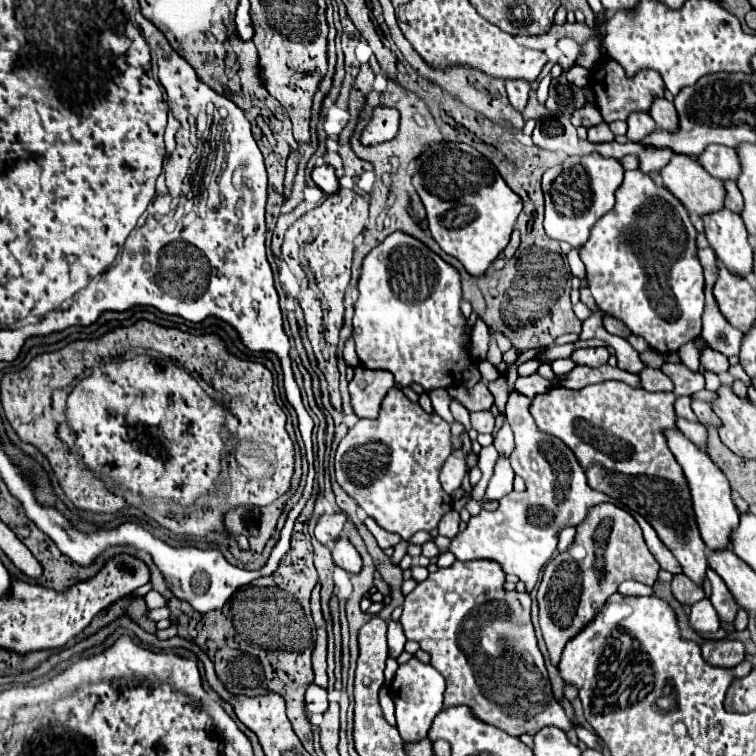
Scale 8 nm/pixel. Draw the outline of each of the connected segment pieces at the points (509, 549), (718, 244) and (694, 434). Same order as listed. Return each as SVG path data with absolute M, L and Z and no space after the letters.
M512 392L506 404L506 420L514 432L514 452L510 454L512 468L526 480L524 492L510 492L500 500L500 508L494 512L482 510L470 518L468 528L460 532L448 546L448 552L460 562L468 560L494 560L506 574L518 576L526 584L530 594L542 566L552 558L558 544L558 534L566 526L578 526L590 506L608 502L608 496L592 490L586 482L586 474L572 454L572 450L546 432L540 432L532 414L532 400L520 392Z
M716 210L706 214L704 218L704 232L718 254L718 258L732 270L734 274L746 276L752 272L752 246L748 242L748 230L742 218L728 210Z
M676 416L676 426L678 426L678 430L680 430L686 438L690 438L692 442L696 442L696 444L702 446L702 450L704 450L704 442L706 442L706 428L704 428L704 426L700 426L700 424L696 424L696 422L690 422L690 420L686 420L686 418L680 418L680 416Z

